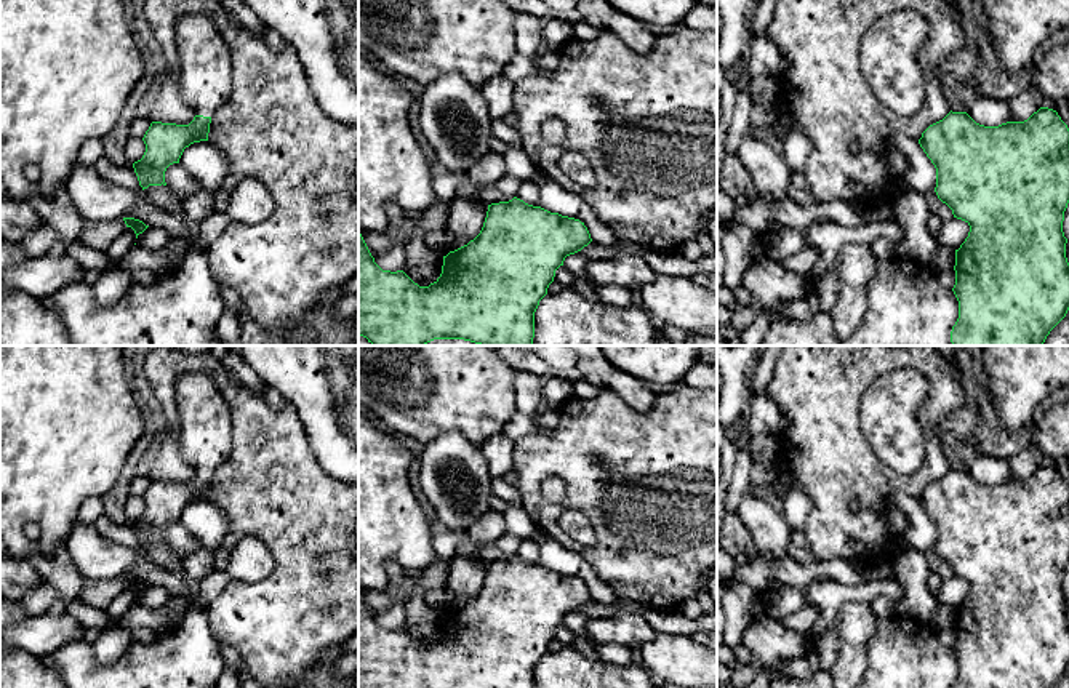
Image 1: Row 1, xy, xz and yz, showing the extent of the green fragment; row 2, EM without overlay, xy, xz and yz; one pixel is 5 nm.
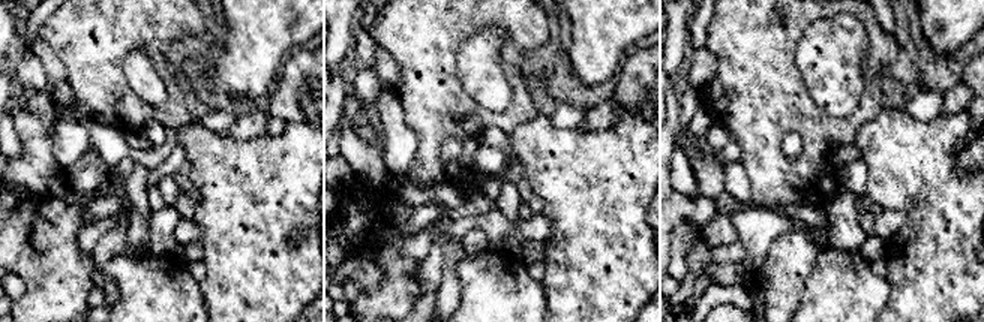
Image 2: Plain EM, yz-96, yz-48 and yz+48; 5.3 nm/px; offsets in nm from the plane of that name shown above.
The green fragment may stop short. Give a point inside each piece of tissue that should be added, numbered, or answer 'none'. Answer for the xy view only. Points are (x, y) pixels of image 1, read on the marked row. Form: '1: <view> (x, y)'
1: xy (205, 77)

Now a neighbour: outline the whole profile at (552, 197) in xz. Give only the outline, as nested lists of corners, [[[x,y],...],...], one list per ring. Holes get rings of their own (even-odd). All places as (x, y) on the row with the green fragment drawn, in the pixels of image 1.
[[[538,174],[536,184],[539,187],[539,206],[559,213],[562,216],[579,219],[589,230],[592,242],[602,246],[613,246],[616,237],[594,213],[594,210],[584,202],[578,192],[563,189],[559,182]]]

